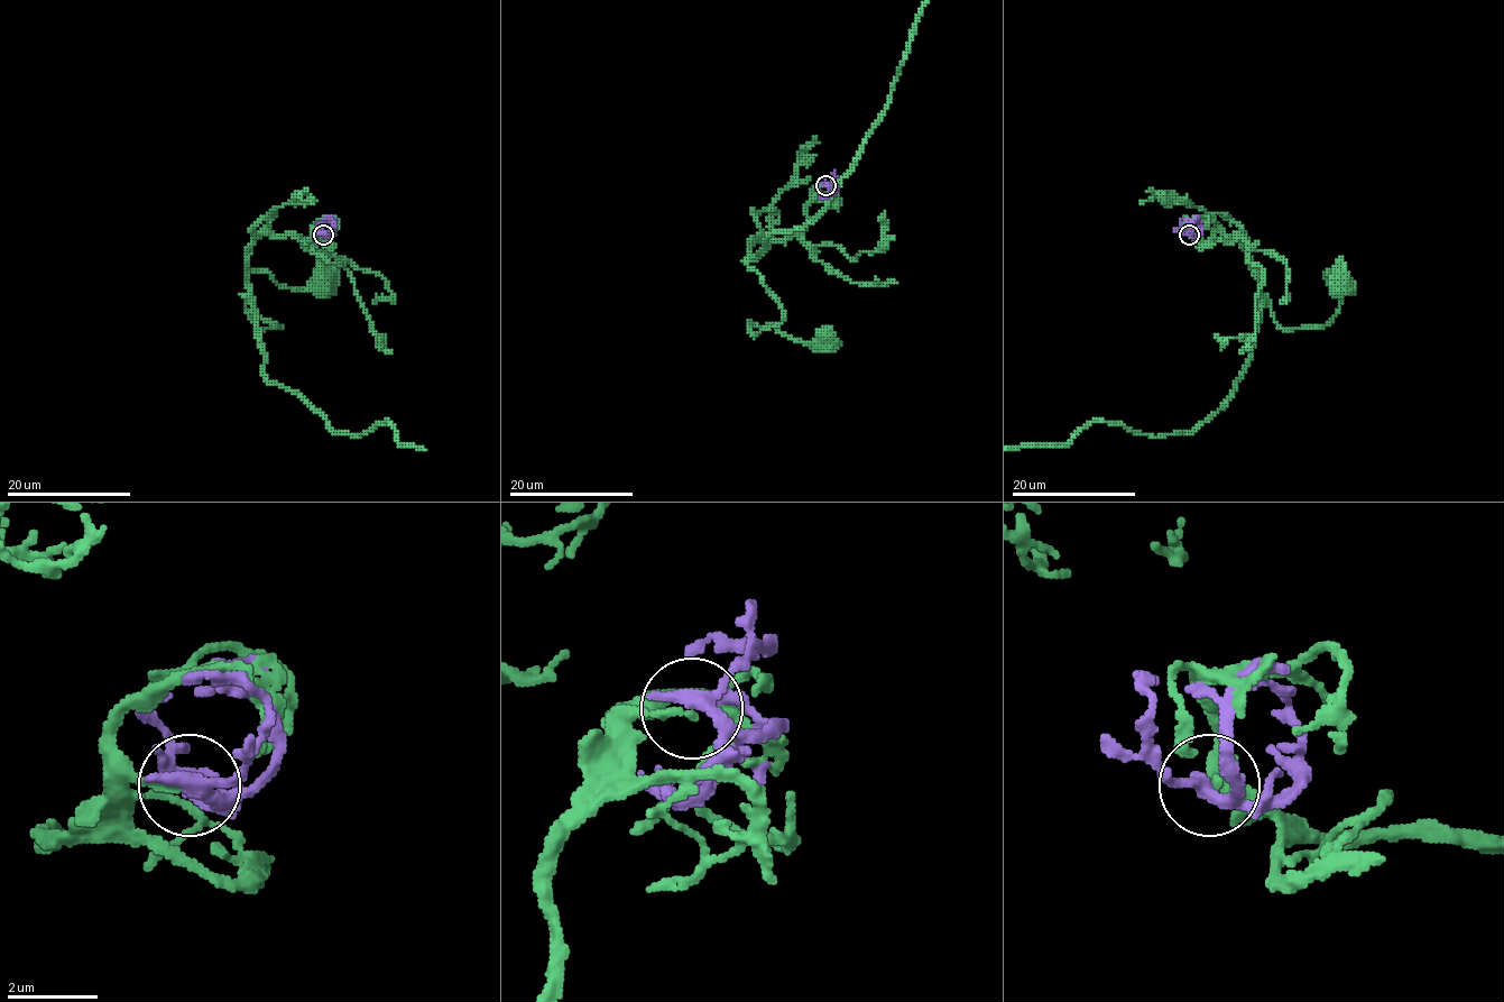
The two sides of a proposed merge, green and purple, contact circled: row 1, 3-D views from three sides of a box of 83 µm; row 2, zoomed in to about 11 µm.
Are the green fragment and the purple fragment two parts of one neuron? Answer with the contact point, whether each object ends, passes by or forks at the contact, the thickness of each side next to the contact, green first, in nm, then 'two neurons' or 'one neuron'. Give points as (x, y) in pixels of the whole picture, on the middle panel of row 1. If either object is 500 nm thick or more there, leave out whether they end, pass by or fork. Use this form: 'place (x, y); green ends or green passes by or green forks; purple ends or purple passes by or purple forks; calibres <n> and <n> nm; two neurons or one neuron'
place (826, 185); green ends; purple passes by; calibres 180 and 320 nm; two neurons

